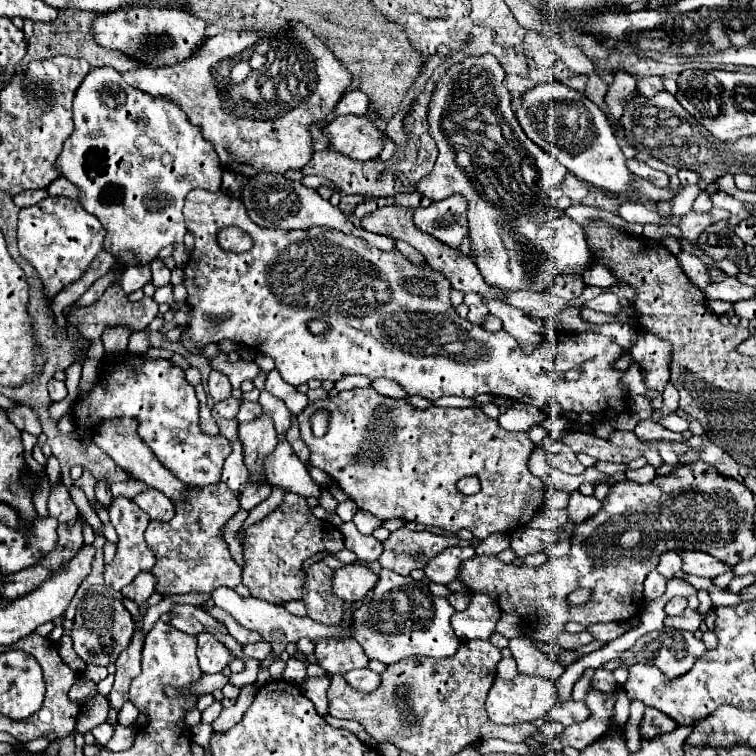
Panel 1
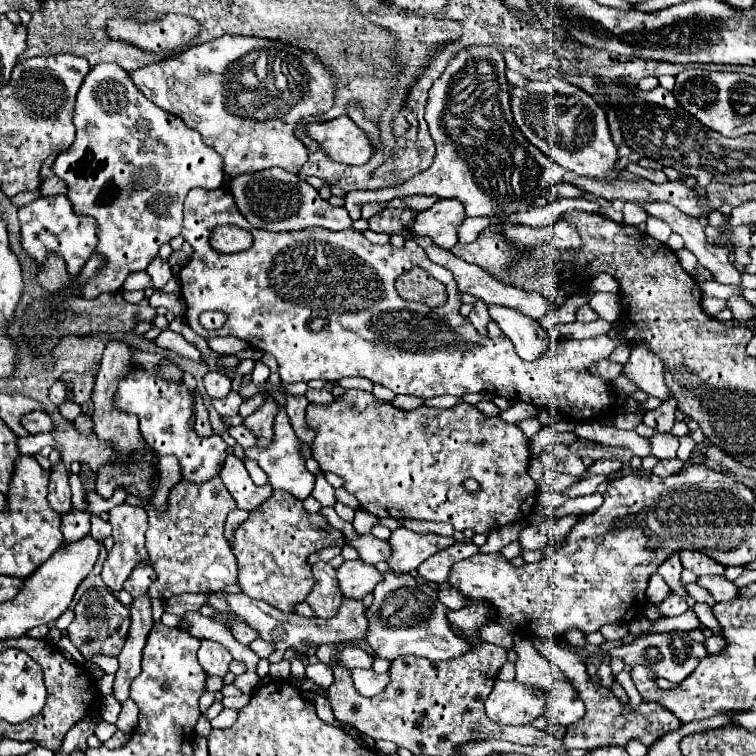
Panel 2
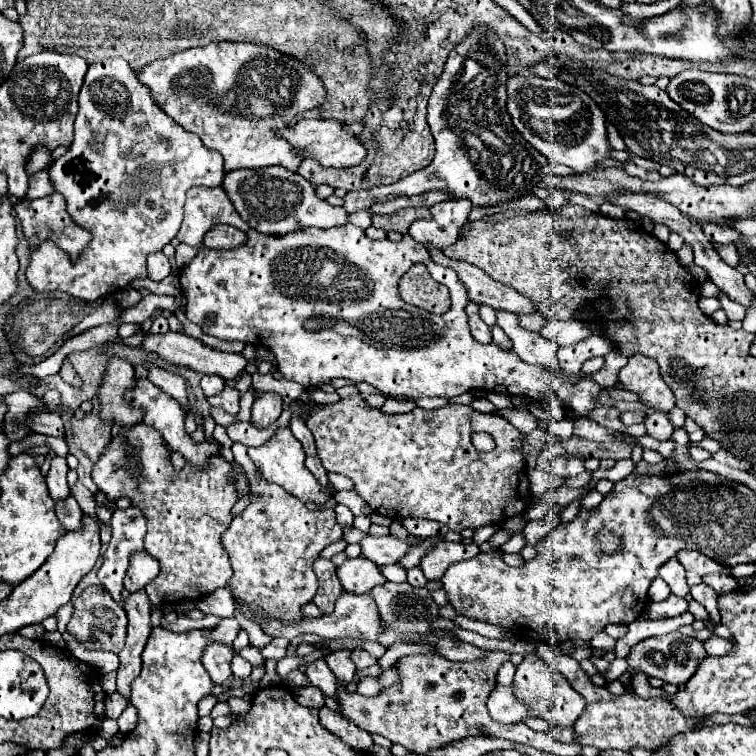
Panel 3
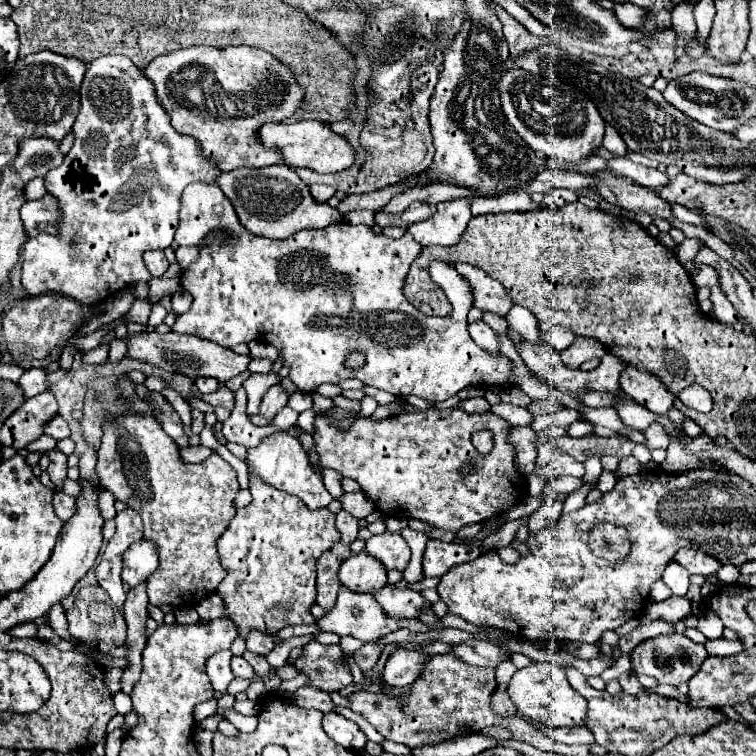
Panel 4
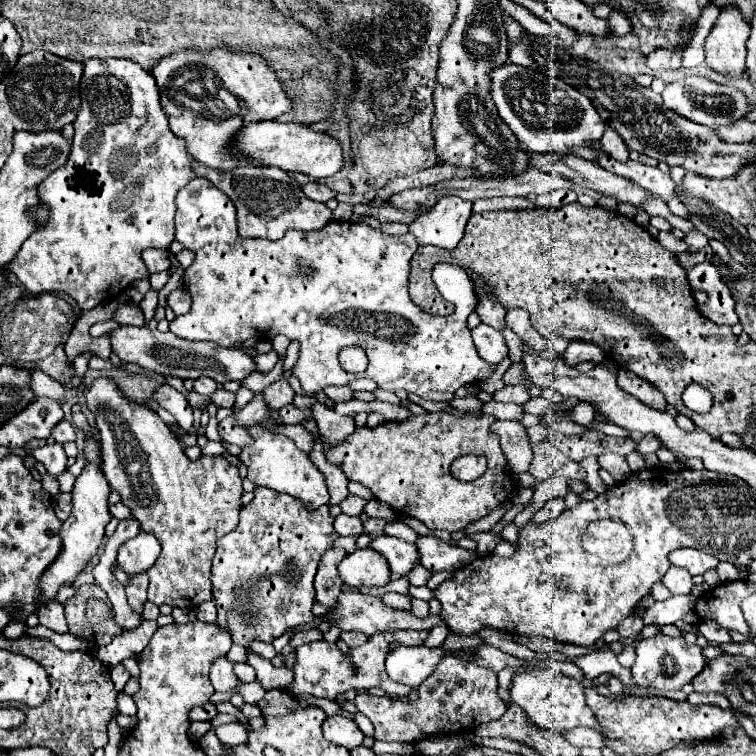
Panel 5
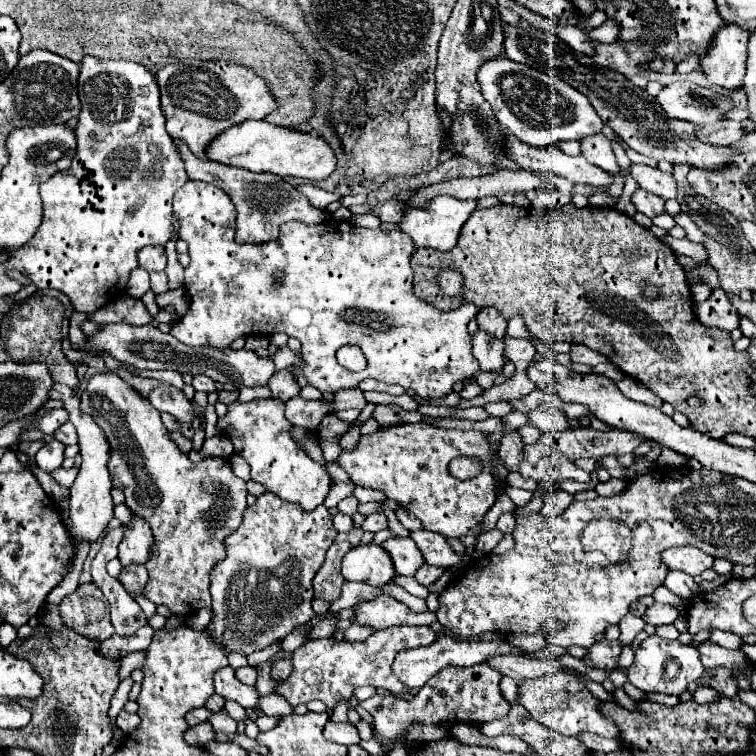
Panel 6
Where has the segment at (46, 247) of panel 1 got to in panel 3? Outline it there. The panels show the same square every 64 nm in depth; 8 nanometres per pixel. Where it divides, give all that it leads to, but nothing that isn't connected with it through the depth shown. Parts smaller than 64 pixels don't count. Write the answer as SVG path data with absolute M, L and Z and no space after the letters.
M54 192L54 194L50 194L50 196L44 196L44 198L36 198L36 200L22 200L22 202L16 206L16 214L18 214L18 218L20 218L22 232L24 232L28 244L30 244L32 248L38 248L42 242L50 240L50 242L54 242L58 248L62 248L62 250L70 256L72 264L76 264L76 260L80 258L80 254L82 254L82 252L86 250L86 246L92 242L92 234L90 234L86 228L78 226L78 224L70 218L70 214L68 214L68 210L66 210L66 200L64 200L64 196L60 196L58 192Z

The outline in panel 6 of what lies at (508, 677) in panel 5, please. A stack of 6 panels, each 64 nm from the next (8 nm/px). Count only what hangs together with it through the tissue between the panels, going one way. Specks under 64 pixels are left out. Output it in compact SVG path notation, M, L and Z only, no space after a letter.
M502 676L502 680L500 680L500 692L502 692L502 696L510 702L510 704L516 704L518 700L516 700L516 680L512 680L512 678L508 678L508 676Z

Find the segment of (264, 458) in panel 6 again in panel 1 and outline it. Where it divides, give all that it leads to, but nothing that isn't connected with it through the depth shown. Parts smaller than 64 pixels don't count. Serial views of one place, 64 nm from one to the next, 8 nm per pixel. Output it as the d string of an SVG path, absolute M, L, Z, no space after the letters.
M288 442L278 444L276 450L266 458L266 474L270 484L282 486L288 492L296 492L306 498L320 498L320 488L312 484L306 466L298 460Z

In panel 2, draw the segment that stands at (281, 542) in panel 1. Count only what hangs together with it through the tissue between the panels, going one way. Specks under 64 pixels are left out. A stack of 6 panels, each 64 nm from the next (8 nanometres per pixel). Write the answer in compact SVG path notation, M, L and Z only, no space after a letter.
M274 490L264 504L250 512L250 518L236 530L232 546L238 560L238 584L242 592L250 598L264 600L282 612L294 610L294 604L302 602L314 585L308 556L326 546L342 548L346 544L342 532L324 520L320 522L320 518L320 514L306 512L302 500L280 490Z

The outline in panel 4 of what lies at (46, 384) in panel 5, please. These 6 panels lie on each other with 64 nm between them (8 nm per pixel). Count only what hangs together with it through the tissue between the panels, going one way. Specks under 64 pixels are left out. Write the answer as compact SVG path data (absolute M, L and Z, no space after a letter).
M30 368L24 372L24 376L18 380L18 386L24 390L26 398L32 398L40 392L46 392L46 374L40 368Z

